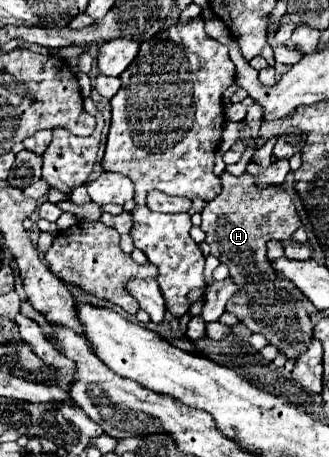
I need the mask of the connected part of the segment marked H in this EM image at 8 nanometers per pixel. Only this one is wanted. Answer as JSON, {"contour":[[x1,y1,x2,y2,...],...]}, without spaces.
{"contour":[[245,174,241,178,229,178,225,184,225,196,217,196,215,200,207,202,203,212,203,224,201,230,207,234,207,244,211,246,211,254,217,256,231,272,231,280,239,286,237,294,229,300,227,312,235,314,251,332,263,334,267,338,267,344,277,346,277,350,287,358,287,360,297,360,301,352,305,352,311,334,313,334,313,324,305,308,305,296,301,290,297,290,295,284,283,282,279,278,269,260,267,260,267,242,269,240,281,240,281,232,295,232,301,226,301,218,297,216,297,210,289,198,289,194,281,186,269,186,269,188,255,188,253,186,253,176]]}

